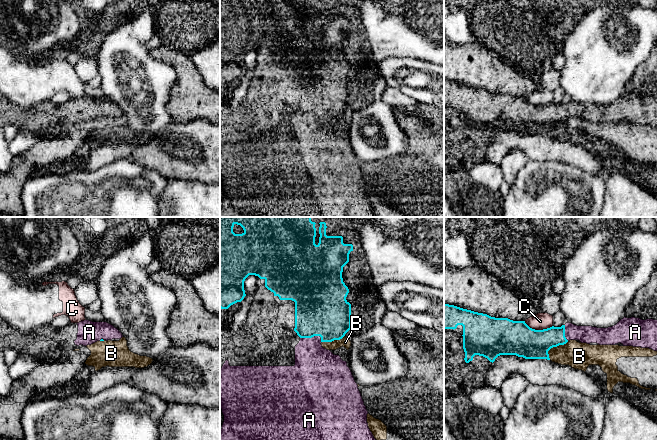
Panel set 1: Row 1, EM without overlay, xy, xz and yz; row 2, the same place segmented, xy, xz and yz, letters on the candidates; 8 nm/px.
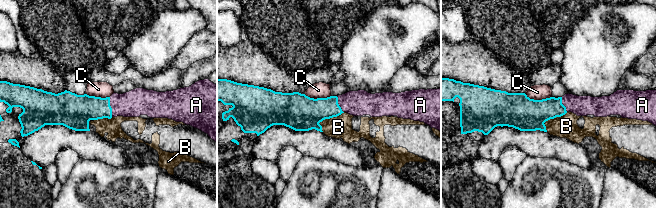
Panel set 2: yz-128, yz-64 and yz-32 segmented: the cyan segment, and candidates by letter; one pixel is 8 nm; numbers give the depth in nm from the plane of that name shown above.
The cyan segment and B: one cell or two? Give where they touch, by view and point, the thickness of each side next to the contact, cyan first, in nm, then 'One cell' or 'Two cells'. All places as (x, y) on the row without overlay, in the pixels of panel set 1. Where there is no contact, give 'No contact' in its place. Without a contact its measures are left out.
Touches cyan at yz (554, 122). Thickness 240 nm (cyan) against 220 nm. Two cells

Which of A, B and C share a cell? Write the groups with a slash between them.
A / B / C

